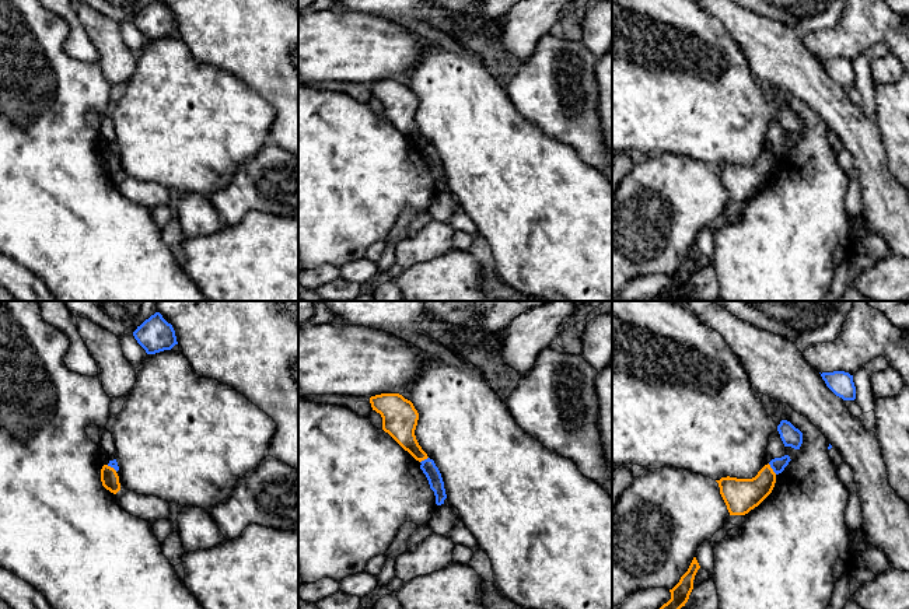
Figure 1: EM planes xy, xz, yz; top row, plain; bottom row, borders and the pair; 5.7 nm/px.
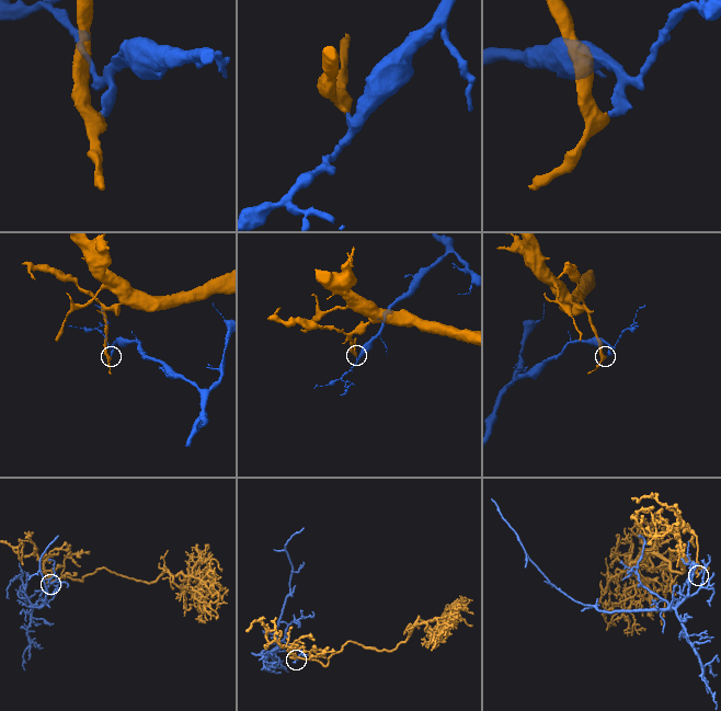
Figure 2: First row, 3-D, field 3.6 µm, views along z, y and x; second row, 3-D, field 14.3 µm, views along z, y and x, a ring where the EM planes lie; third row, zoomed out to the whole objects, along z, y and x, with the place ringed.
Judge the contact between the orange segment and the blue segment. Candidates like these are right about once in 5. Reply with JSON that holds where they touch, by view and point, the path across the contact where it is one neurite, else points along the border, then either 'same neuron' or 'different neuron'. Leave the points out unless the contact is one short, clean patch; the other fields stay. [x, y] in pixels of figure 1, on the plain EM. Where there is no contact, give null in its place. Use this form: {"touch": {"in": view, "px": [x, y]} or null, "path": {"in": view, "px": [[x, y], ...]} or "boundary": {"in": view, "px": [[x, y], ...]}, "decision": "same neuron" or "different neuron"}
{"touch": {"in": "yz", "px": [772, 156]}, "boundary": {"in": "yz", "px": [[768, 150], [776, 160]]}, "decision": "different neuron"}

